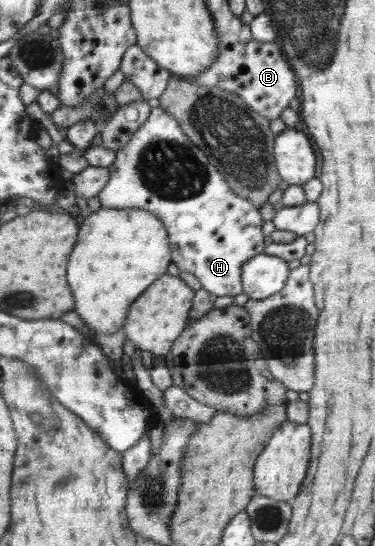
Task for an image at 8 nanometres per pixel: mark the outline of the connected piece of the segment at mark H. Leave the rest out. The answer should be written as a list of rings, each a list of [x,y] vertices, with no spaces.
[[[151,108],[148,119],[134,131],[134,136],[119,151],[107,168],[109,181],[98,194],[101,207],[105,209],[129,208],[150,213],[164,223],[173,247],[173,260],[180,271],[190,272],[214,298],[244,292],[241,269],[253,256],[265,251],[262,224],[258,207],[230,188],[230,181],[210,164],[208,157],[186,136],[176,118],[162,108]]]

